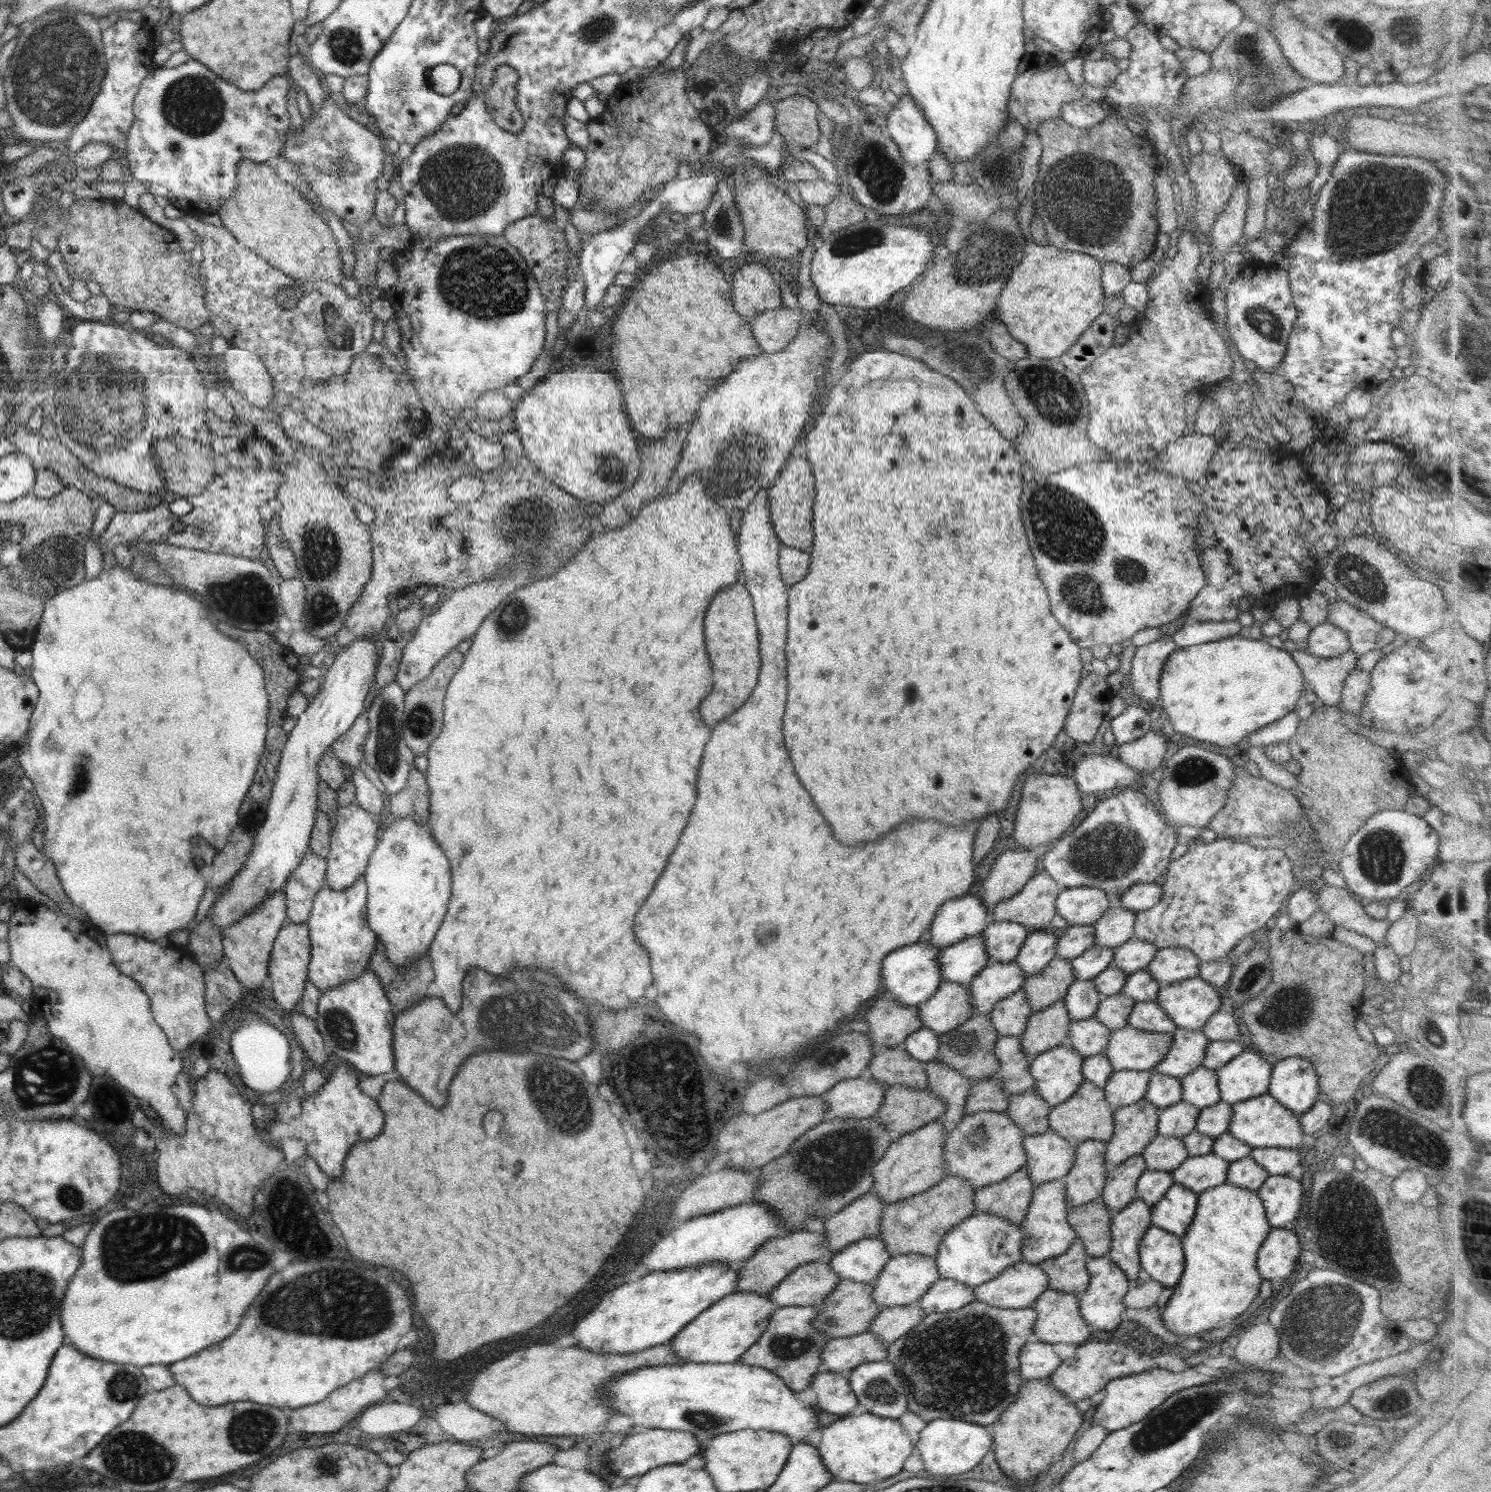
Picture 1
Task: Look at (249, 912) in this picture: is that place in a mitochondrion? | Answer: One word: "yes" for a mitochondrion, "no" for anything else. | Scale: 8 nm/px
no

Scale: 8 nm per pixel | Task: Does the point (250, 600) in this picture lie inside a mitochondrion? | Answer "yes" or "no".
yes

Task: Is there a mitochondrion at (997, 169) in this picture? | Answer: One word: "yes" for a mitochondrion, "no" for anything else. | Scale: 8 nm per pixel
yes

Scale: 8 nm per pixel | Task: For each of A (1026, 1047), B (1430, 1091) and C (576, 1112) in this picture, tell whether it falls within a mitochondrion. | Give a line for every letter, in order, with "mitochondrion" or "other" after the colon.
A: other
B: mitochondrion
C: mitochondrion

